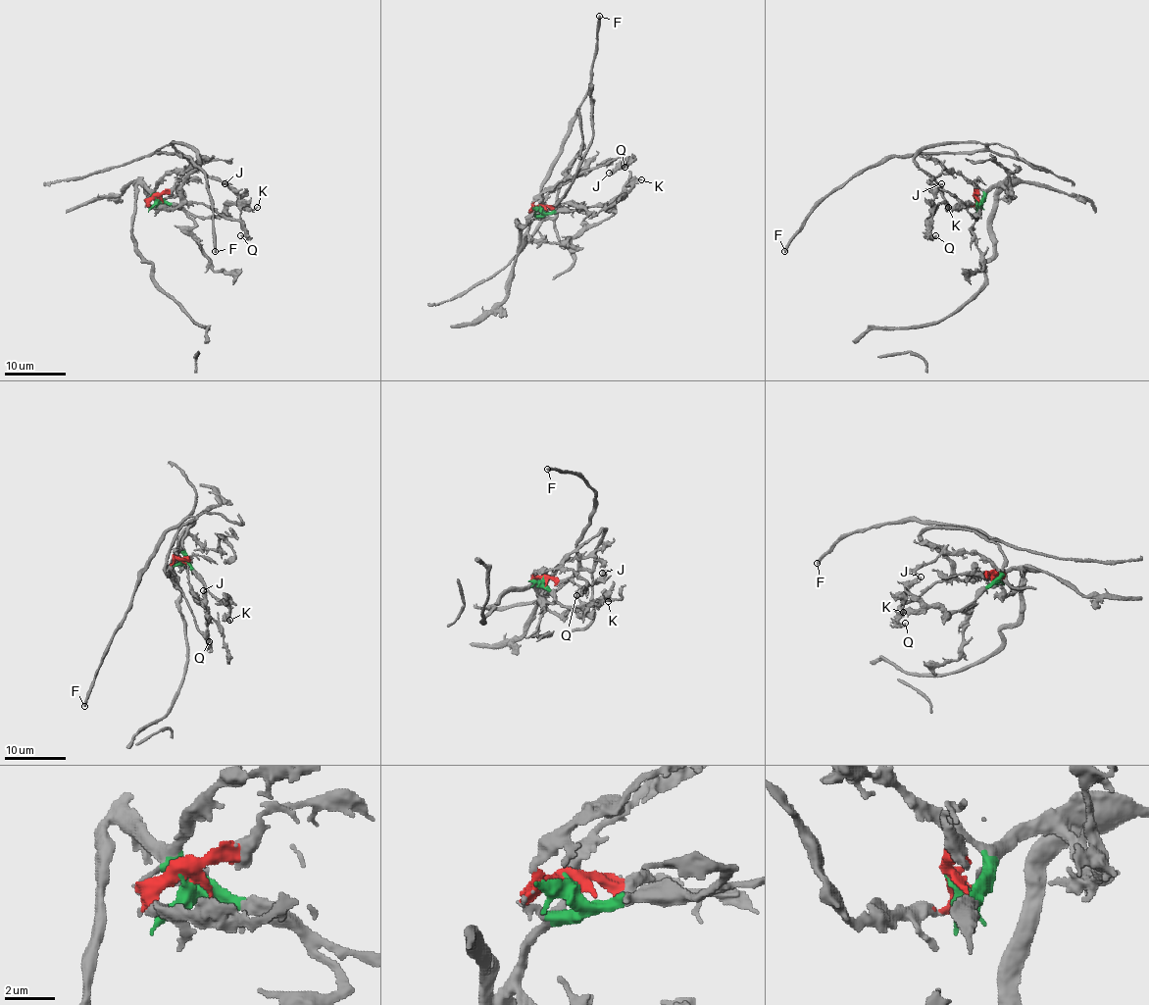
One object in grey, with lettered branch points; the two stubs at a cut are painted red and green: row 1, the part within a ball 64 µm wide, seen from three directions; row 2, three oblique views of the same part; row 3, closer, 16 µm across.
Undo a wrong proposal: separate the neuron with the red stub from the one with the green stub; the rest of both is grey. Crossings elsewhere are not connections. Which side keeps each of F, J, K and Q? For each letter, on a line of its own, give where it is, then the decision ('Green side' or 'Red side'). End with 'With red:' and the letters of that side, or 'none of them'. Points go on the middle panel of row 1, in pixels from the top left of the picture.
F: Place: (599, 16). Red side
J: Place: (609, 173). Red side
K: Place: (641, 179). Green side
Q: Place: (624, 167). Red side
With red: F, J, Q

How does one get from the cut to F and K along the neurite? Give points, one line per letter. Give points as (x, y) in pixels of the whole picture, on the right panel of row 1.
F: (977, 199), (949, 207), (914, 159), (934, 145), (981, 142), (971, 152), (888, 156), (834, 188), (784, 252)
K: (977, 199), (980, 212), (975, 216), (973, 205), (957, 204), (948, 207)

